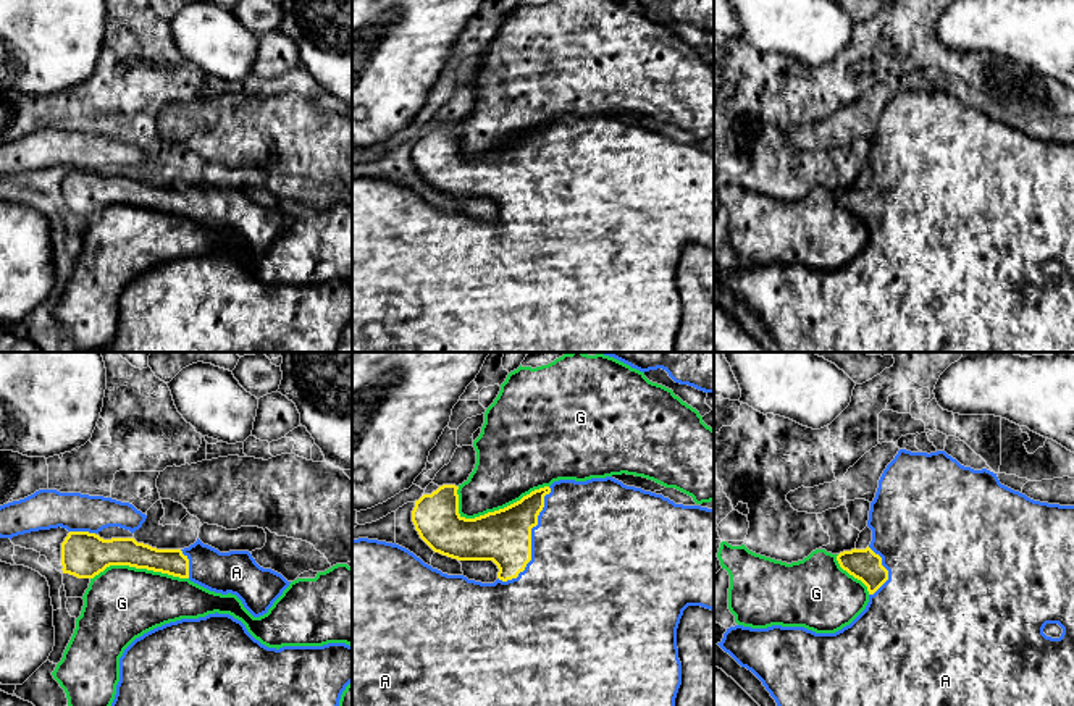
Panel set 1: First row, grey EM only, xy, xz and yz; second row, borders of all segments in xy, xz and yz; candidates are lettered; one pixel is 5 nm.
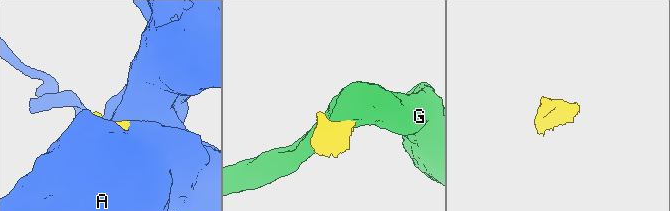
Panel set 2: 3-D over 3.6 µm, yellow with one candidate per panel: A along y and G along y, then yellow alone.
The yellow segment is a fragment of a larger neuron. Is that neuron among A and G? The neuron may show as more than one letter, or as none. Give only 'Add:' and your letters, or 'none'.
Add: A

